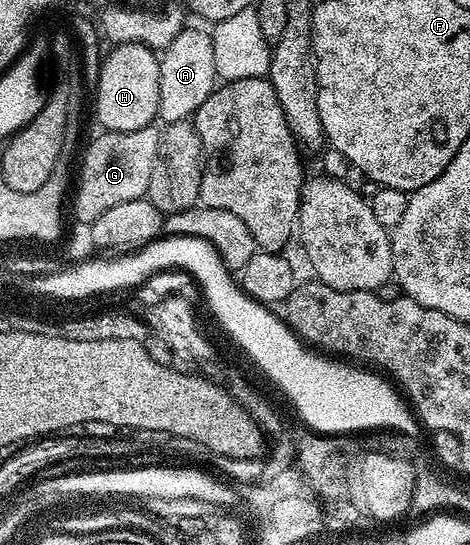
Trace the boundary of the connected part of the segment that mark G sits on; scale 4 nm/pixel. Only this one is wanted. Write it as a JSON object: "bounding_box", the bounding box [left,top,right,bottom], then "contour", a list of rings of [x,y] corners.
{"bounding_box":[74,127,160,226],"contour":[[[157,127],[141,128],[131,132],[99,131],[99,136],[86,148],[82,156],[82,173],[77,173],[78,193],[74,196],[74,216],[89,226],[108,206],[120,206],[120,202],[132,202],[145,197],[148,182],[152,178],[152,166],[156,162],[156,150],[160,135]]]}

